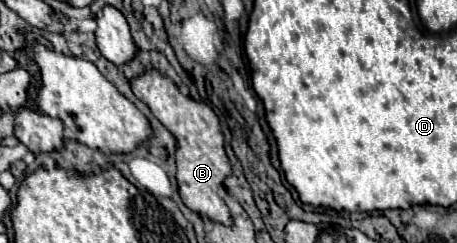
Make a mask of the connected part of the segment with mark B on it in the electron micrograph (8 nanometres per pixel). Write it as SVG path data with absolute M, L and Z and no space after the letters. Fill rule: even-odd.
M151 70L131 82L131 88L139 100L143 100L151 112L161 120L165 128L171 130L171 134L177 138L177 182L179 182L179 194L187 208L193 212L207 216L213 222L219 222L223 226L231 226L233 218L219 196L219 190L223 188L225 178L231 176L231 162L225 154L225 138L219 124L217 114L203 102L197 102L189 96L183 96L179 88L165 78L161 72Z

